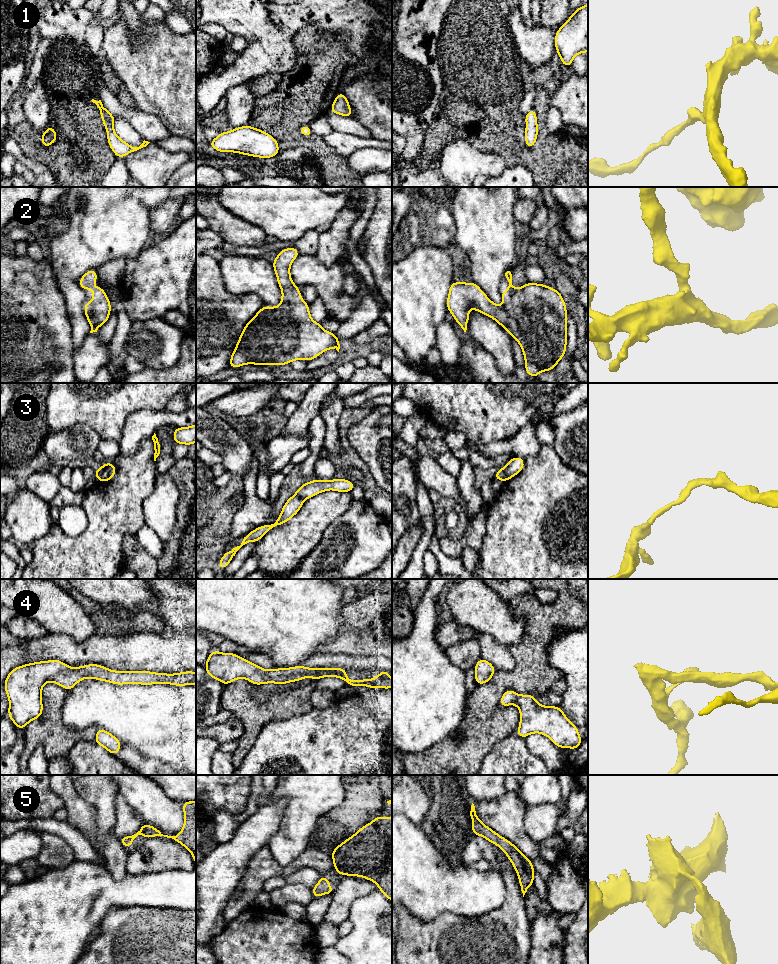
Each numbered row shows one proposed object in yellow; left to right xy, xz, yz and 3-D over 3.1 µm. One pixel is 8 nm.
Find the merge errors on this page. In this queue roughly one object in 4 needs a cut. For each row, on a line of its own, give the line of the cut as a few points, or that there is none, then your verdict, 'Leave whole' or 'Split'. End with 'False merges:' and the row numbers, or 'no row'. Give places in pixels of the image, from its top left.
1: No split. Leave whole
2: No split. Leave whole
3: Split along xy (105, 464), (99, 480). Split
4: No split. Leave whole
5: No split. Leave whole
False merges: 3

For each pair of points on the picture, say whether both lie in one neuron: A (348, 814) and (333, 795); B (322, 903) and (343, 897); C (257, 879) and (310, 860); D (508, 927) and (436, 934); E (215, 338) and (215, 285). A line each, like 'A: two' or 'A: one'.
A: two
B: two
C: one
D: one
E: one

